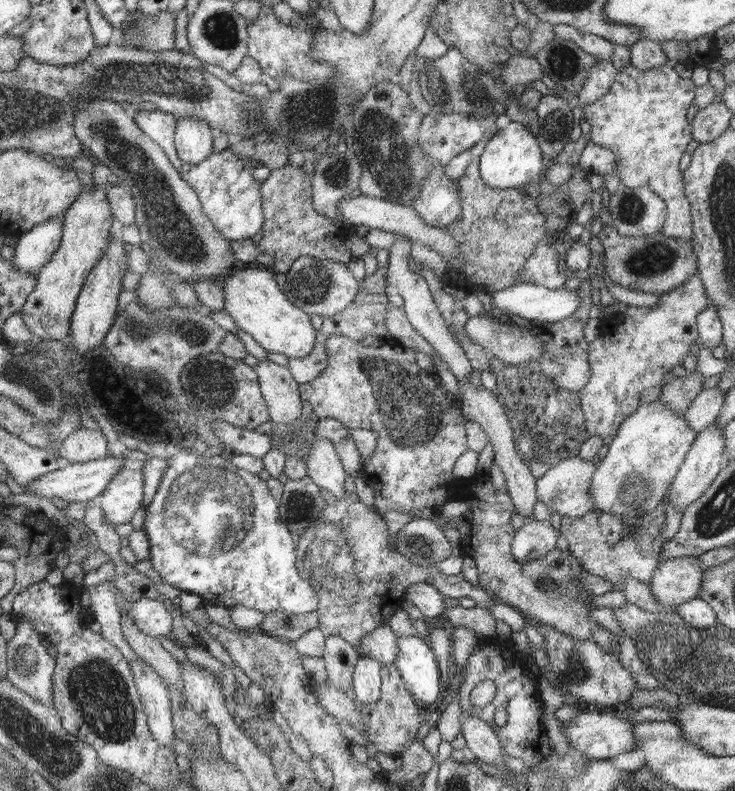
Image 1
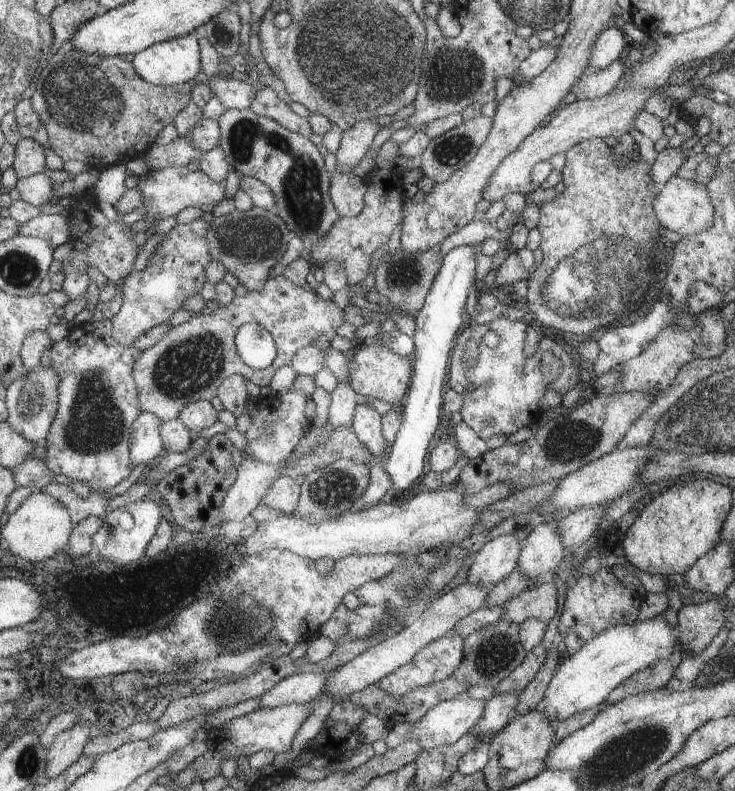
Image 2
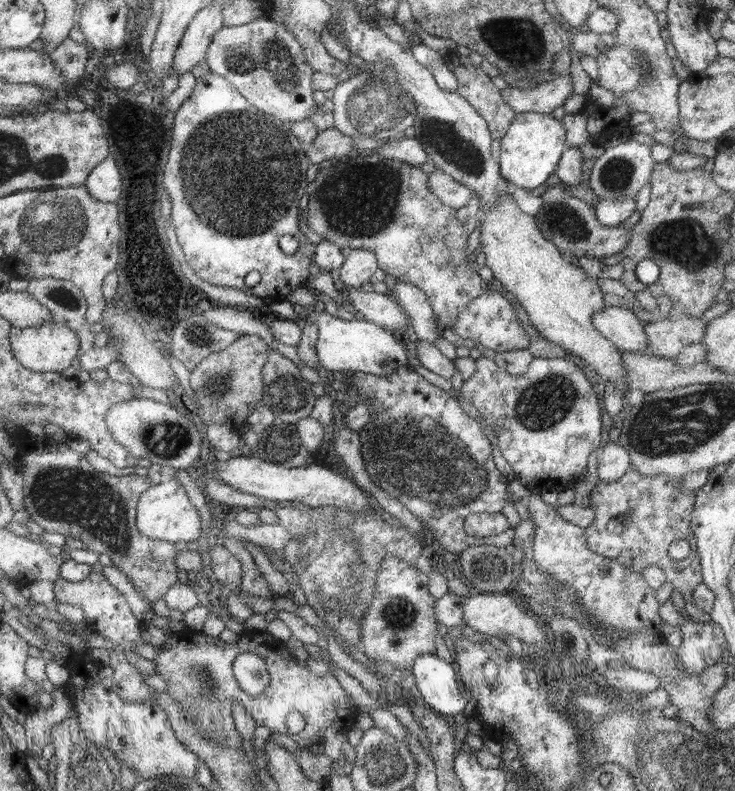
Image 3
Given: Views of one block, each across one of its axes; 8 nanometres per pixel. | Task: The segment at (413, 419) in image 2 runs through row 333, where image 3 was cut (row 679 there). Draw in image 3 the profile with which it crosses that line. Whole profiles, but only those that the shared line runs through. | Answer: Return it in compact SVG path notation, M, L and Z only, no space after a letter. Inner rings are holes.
M425 654L417 659L411 672L429 709L461 720L468 702L462 696L462 686L452 663L440 660L438 655Z

